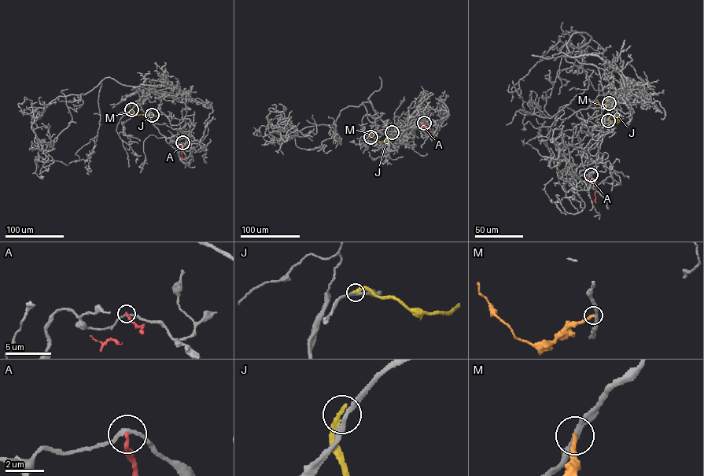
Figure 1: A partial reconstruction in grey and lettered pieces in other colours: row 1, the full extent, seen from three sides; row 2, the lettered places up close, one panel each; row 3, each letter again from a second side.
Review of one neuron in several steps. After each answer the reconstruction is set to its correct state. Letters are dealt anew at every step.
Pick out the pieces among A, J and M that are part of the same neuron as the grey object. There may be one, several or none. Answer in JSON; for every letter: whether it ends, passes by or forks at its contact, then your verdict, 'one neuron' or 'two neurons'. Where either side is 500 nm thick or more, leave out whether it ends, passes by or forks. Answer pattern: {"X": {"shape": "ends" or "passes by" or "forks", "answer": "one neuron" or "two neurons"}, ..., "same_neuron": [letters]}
{"A": {"shape": "ends", "answer": "two neurons"}, "J": {"shape": "ends", "answer": "two neurons"}, "M": {"shape": "ends", "answer": "two neurons"}, "same_neuron": []}

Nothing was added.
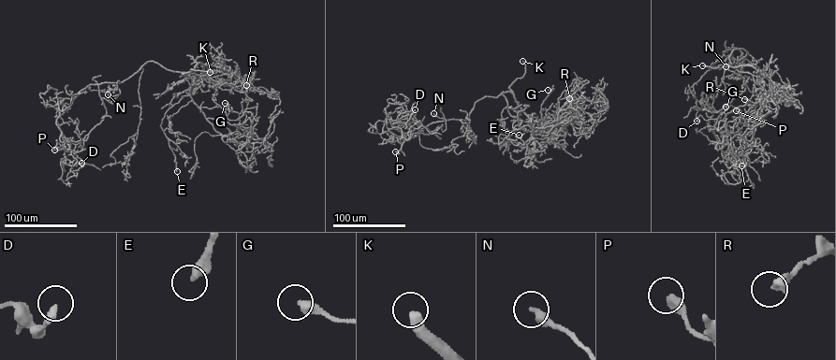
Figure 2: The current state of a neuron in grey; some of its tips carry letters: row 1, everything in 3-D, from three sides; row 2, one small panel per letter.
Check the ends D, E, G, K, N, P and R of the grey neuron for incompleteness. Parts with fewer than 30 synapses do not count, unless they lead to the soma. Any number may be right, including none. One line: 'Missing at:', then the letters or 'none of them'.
Missing at: K

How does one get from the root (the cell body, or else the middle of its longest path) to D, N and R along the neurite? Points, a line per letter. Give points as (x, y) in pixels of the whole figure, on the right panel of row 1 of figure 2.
D: (729, 59), (735, 49), (747, 52), (739, 61), (737, 57), (744, 91), (716, 119), (699, 115), (696, 121)
N: (729, 59), (734, 50), (747, 51), (739, 61), (737, 57), (740, 71), (738, 78), (743, 77), (726, 66)
R: (729, 59), (730, 65), (755, 76), (770, 89), (762, 110), (760, 100), (755, 103), (744, 99)

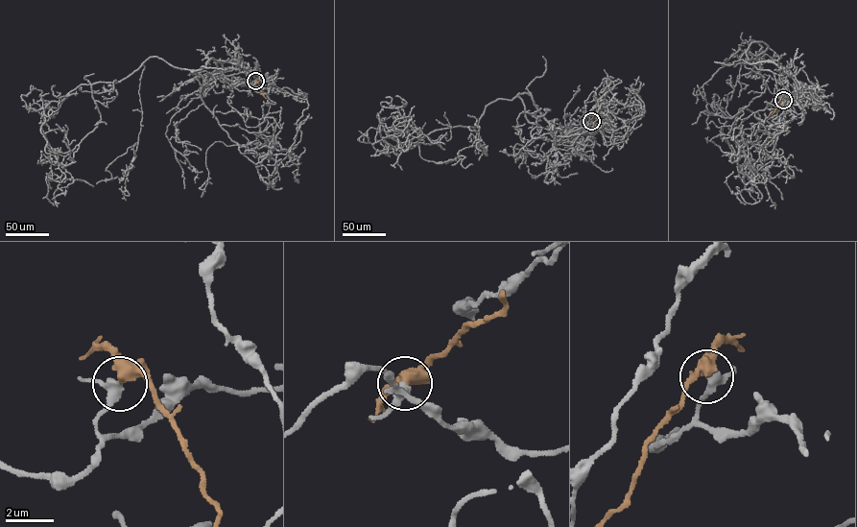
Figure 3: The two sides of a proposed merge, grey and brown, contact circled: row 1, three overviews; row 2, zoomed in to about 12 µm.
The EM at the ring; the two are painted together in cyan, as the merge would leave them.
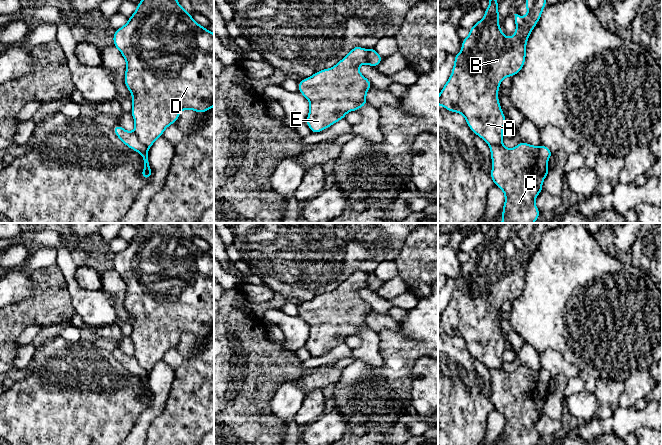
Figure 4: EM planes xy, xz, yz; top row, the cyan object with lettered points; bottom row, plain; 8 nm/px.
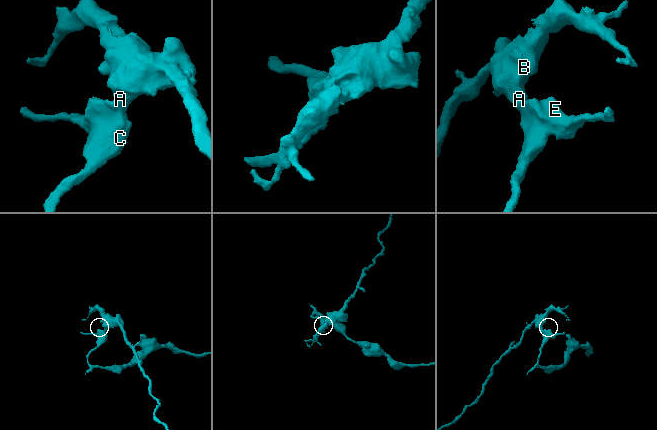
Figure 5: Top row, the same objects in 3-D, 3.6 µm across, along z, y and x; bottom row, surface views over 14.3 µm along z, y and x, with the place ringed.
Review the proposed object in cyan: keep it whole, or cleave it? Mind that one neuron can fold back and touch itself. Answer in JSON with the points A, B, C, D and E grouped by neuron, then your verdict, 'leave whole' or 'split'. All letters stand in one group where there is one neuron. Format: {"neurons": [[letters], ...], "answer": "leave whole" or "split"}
{"neurons": [["A", "B", "D"], ["C", "E"]], "answer": "split"}

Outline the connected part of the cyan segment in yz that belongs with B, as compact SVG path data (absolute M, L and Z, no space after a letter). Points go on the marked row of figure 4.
M489 0L484 18L469 29L468 37L462 39L462 51L454 56L452 73L438 96L438 105L450 112L462 114L471 131L488 145L503 145L502 134L506 117L498 99L500 84L505 77L513 77L522 70L528 38L542 16L547 2L526 0L524 7L528 9L528 13L525 17L514 14L516 30L511 38L507 38L499 27L498 4L498 0Z

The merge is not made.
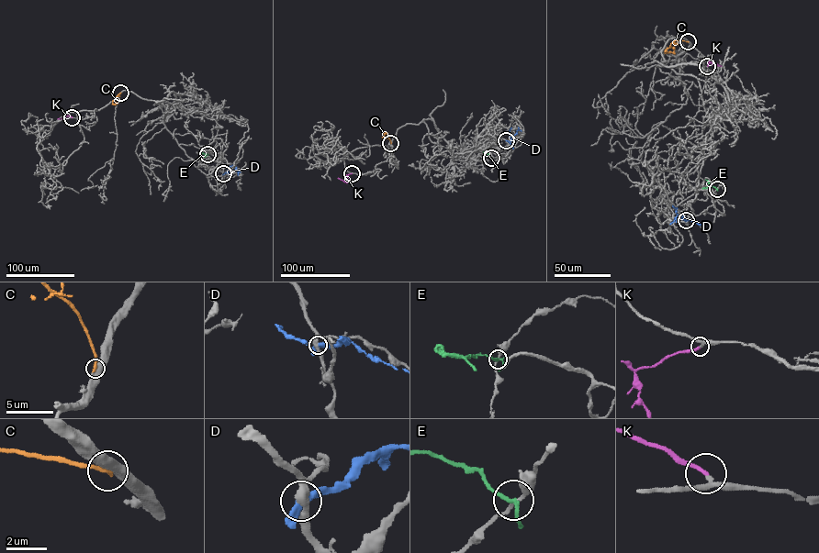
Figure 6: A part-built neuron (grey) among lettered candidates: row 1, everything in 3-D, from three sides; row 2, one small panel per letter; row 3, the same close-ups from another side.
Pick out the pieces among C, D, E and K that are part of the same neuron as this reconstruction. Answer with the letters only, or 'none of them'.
K

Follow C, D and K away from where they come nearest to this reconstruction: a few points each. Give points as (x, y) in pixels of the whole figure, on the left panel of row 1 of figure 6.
C: (120, 93), (113, 101), (114, 104)
D: (223, 173), (236, 167), (238, 175)
K: (72, 117), (67, 116), (58, 118)

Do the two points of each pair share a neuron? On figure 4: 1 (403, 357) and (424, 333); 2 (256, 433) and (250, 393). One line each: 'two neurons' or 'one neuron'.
1: one neuron
2: one neuron

